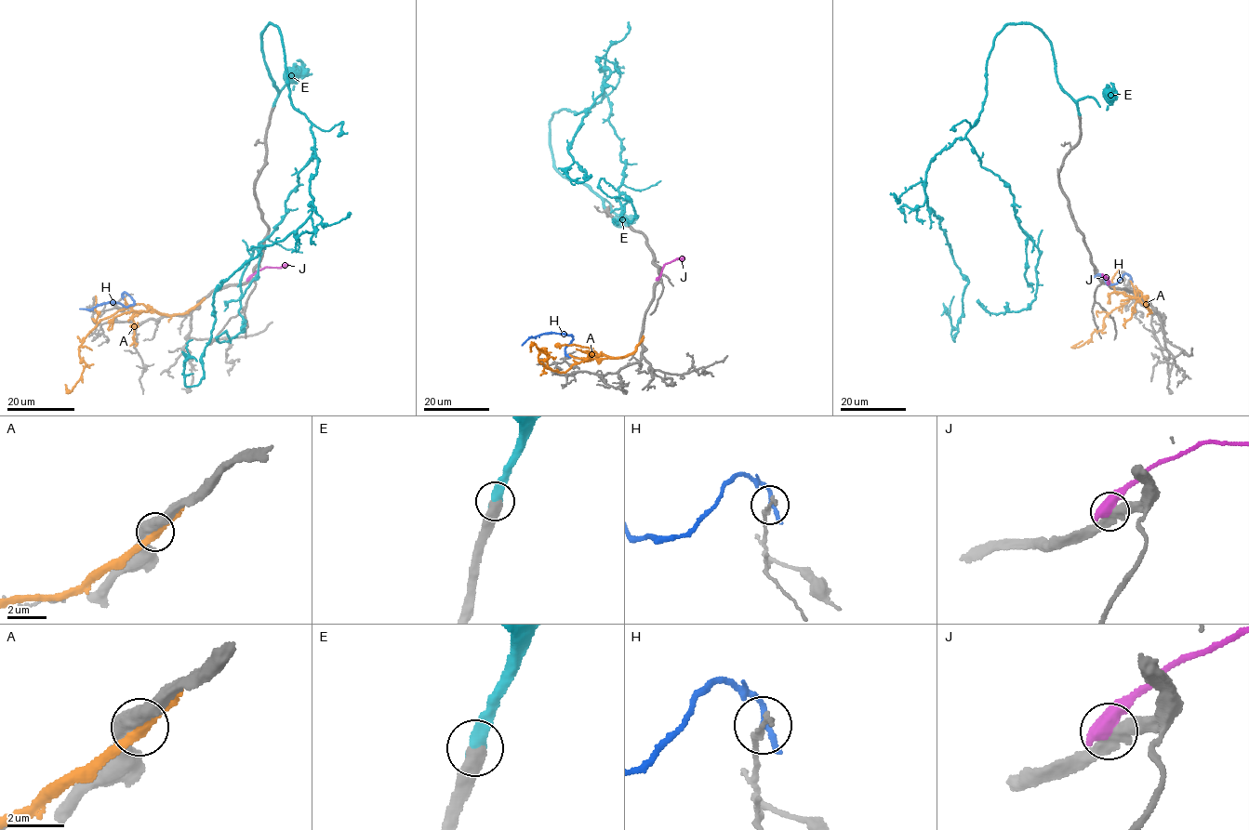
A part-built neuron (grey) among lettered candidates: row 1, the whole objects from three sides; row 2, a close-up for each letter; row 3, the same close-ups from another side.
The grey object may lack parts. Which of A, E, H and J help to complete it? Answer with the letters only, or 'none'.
E

